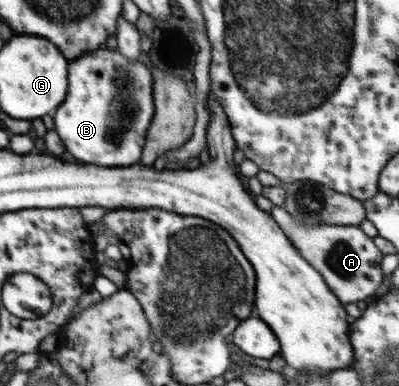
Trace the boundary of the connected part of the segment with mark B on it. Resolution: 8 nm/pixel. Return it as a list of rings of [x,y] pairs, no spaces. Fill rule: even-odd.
[[[105,46],[92,50],[75,62],[68,61],[68,91],[65,100],[53,115],[54,130],[65,145],[72,161],[103,168],[127,167],[139,163],[145,146],[148,128],[155,114],[153,73],[141,61],[132,61]]]

